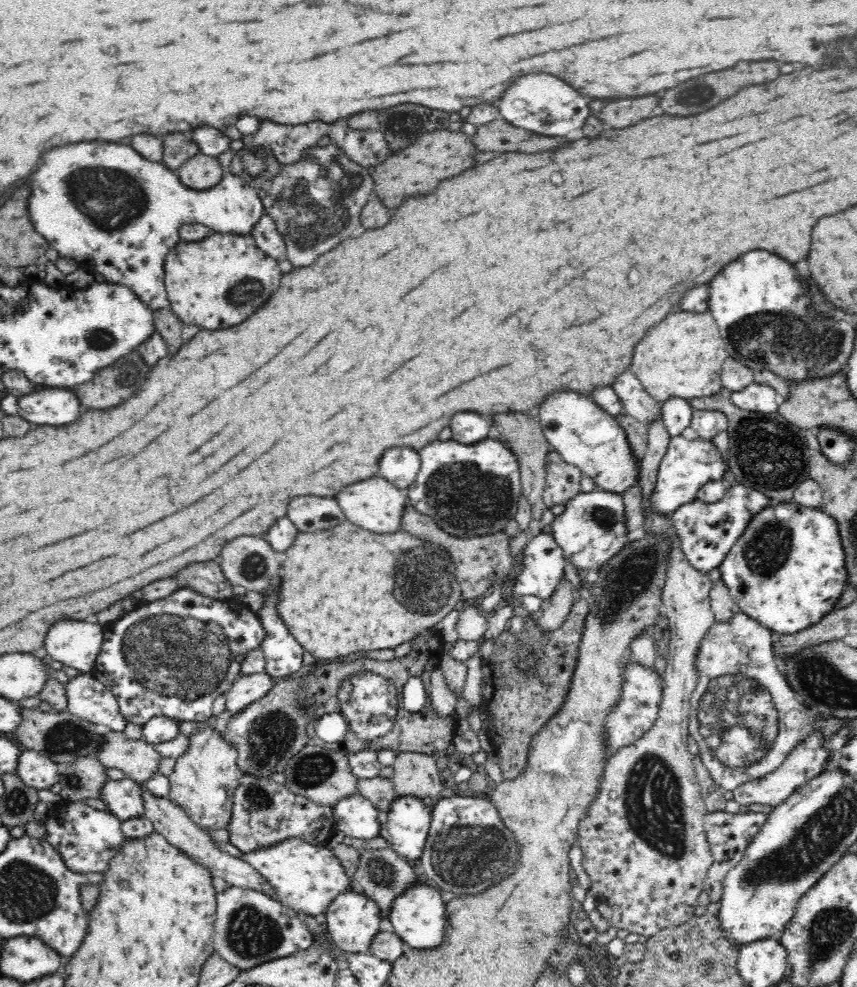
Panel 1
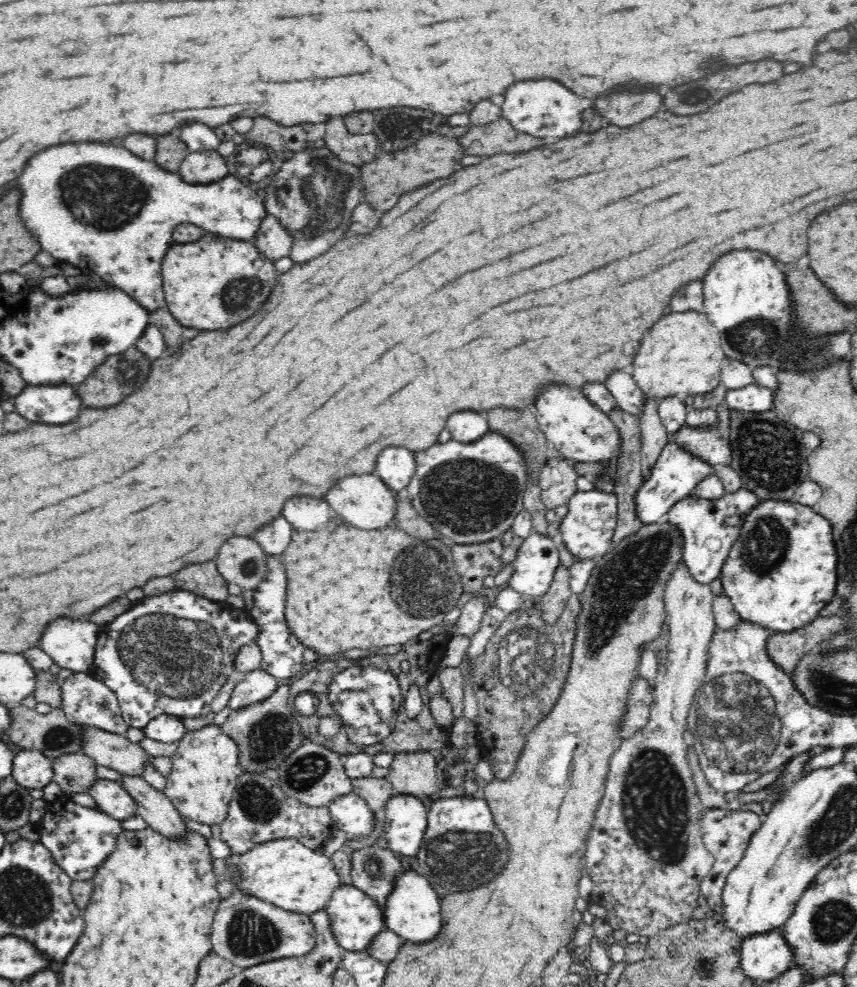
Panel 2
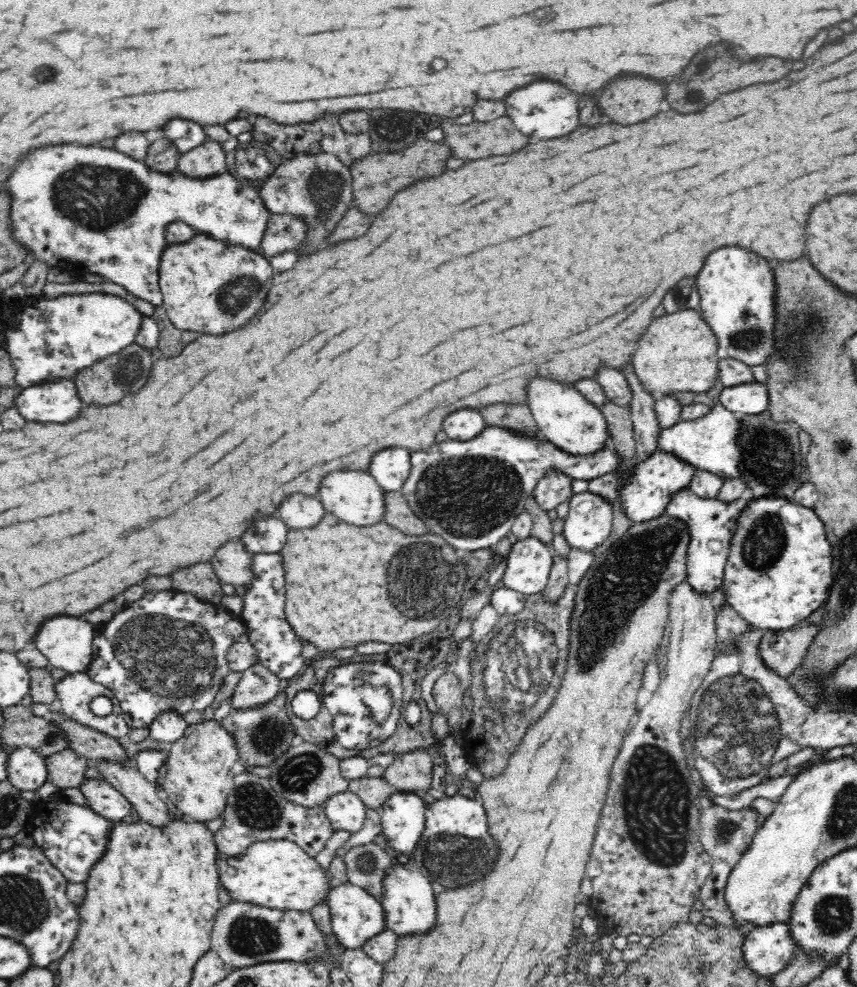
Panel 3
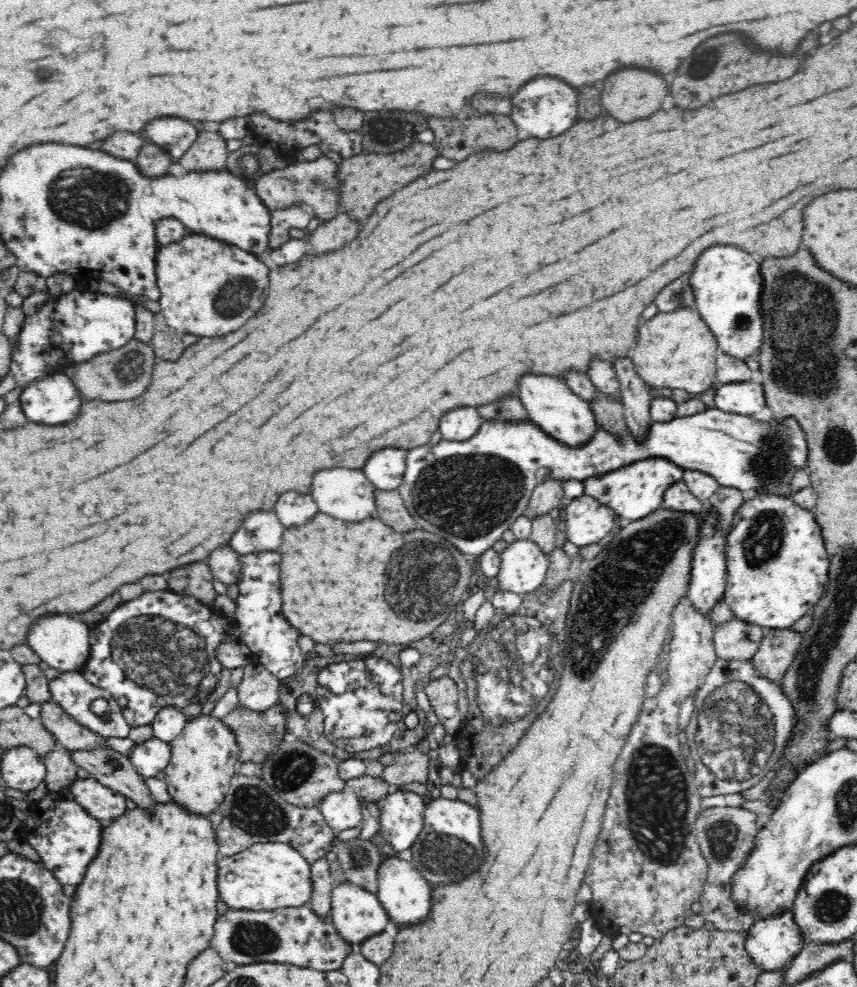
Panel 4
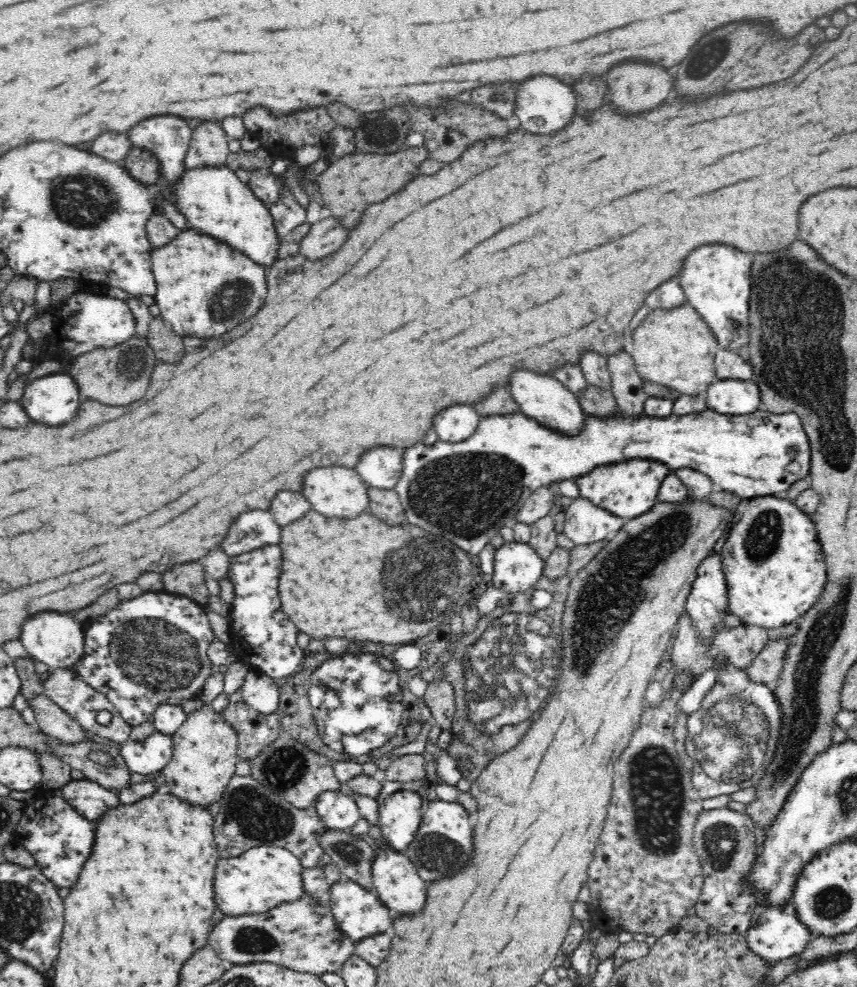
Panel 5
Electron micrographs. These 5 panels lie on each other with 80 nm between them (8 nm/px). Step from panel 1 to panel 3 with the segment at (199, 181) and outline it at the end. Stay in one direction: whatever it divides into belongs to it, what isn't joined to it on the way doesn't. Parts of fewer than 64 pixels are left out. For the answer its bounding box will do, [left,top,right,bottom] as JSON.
[177,140,228,177]

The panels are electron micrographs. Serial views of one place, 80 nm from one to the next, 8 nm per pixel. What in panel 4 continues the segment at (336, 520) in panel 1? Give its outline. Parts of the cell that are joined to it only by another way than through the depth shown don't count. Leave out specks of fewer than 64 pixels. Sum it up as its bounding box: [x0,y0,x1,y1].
[274,492,318,528]

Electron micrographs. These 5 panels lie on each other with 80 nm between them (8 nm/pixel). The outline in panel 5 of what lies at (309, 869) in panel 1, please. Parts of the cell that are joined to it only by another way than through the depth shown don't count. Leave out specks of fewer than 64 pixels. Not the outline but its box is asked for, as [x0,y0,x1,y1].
[214,847,305,916]

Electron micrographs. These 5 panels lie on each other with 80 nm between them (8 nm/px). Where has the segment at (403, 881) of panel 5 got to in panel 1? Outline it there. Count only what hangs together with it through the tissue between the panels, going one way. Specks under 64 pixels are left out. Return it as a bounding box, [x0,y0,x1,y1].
[387,882,446,950]

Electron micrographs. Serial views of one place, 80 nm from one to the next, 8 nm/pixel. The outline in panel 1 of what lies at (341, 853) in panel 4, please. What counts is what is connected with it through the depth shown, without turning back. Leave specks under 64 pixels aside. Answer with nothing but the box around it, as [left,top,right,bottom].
[355,848,418,918]

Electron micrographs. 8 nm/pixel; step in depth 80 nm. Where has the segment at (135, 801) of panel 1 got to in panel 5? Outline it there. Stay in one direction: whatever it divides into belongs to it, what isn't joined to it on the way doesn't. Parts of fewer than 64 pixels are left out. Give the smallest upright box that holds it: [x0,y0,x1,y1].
[60,779,119,822]

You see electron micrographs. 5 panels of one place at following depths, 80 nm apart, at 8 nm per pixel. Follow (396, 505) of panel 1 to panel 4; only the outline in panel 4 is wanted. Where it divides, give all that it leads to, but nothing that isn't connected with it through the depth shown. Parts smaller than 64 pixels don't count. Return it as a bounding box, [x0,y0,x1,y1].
[312,468,376,520]

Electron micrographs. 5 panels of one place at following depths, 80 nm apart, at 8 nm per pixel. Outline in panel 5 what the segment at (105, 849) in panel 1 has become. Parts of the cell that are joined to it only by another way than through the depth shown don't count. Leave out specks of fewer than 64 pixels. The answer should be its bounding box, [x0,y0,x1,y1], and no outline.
[15,795,95,888]

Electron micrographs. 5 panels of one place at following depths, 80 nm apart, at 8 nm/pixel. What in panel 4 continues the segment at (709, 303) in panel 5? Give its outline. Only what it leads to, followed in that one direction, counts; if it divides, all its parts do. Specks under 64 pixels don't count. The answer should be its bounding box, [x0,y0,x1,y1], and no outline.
[690,246,763,360]

